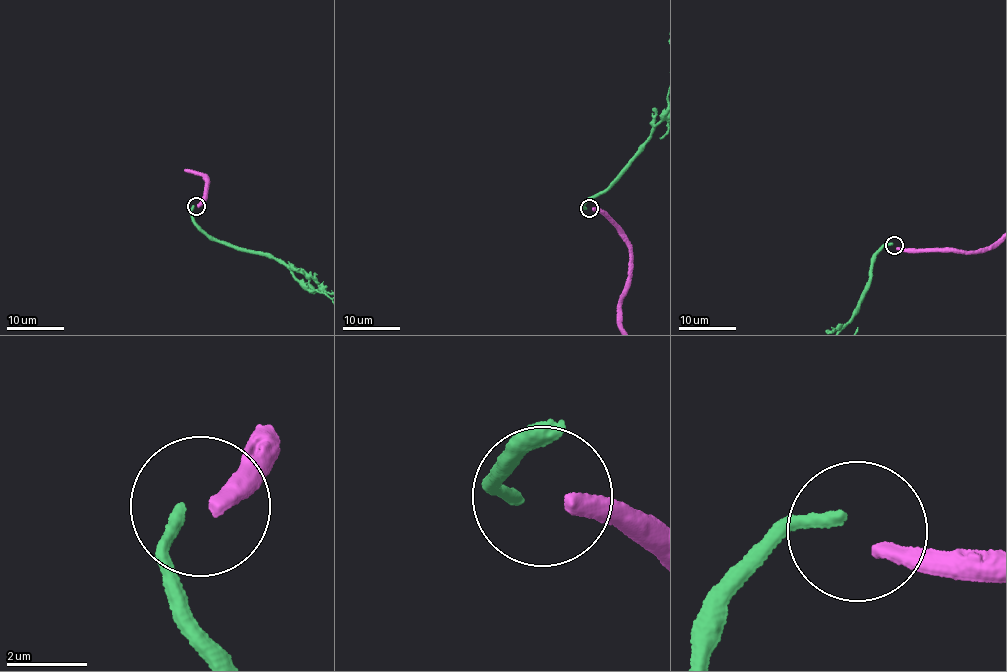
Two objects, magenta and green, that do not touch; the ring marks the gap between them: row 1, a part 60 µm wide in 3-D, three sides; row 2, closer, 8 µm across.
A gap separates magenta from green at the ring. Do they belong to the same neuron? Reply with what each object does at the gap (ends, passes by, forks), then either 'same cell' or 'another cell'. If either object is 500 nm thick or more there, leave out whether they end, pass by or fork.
magenta ends there; green ends there; another cell

